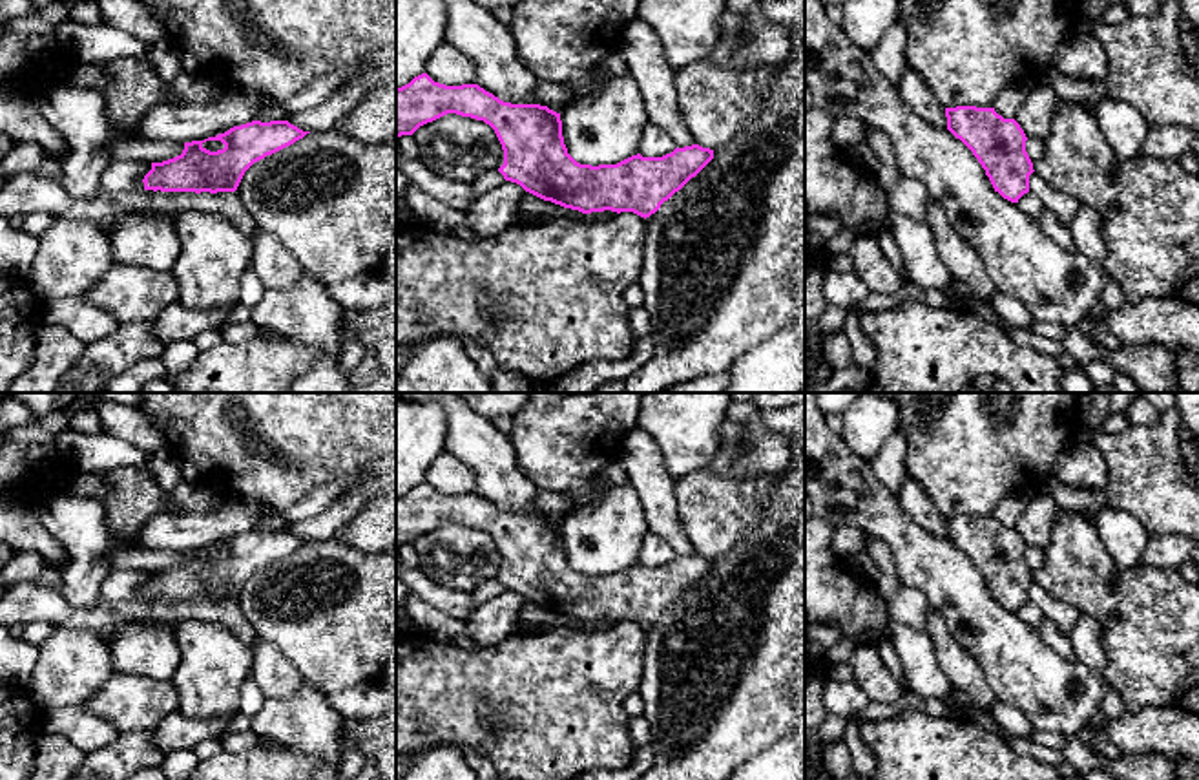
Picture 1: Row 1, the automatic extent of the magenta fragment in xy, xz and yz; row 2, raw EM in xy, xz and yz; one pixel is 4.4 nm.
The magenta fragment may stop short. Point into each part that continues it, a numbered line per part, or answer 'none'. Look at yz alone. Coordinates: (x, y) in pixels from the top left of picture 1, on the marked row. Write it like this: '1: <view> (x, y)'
none

